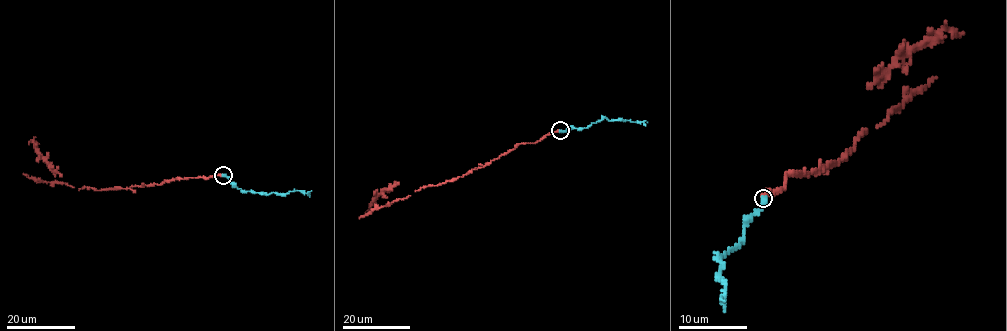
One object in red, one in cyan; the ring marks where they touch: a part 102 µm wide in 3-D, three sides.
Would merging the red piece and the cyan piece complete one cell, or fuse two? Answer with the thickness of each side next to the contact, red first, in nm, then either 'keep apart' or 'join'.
calibres 200 and 180 nm; join

